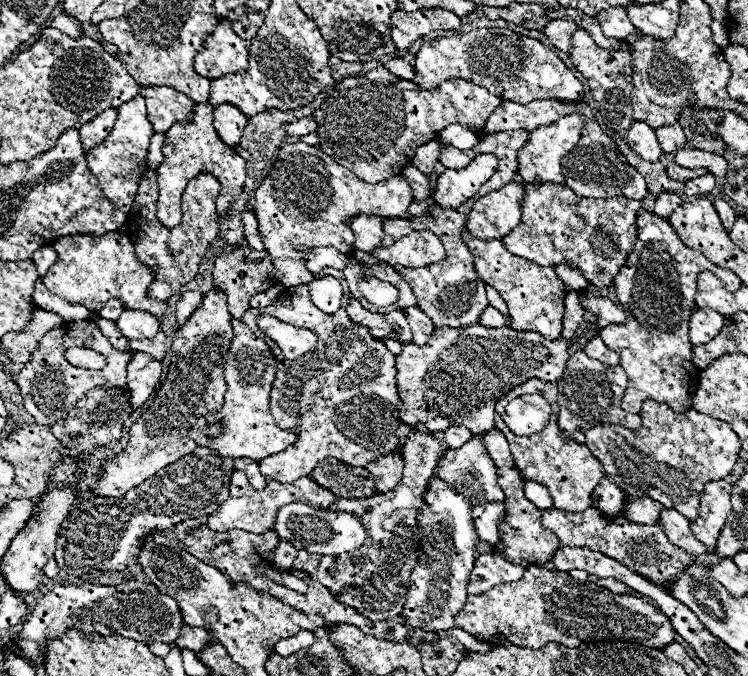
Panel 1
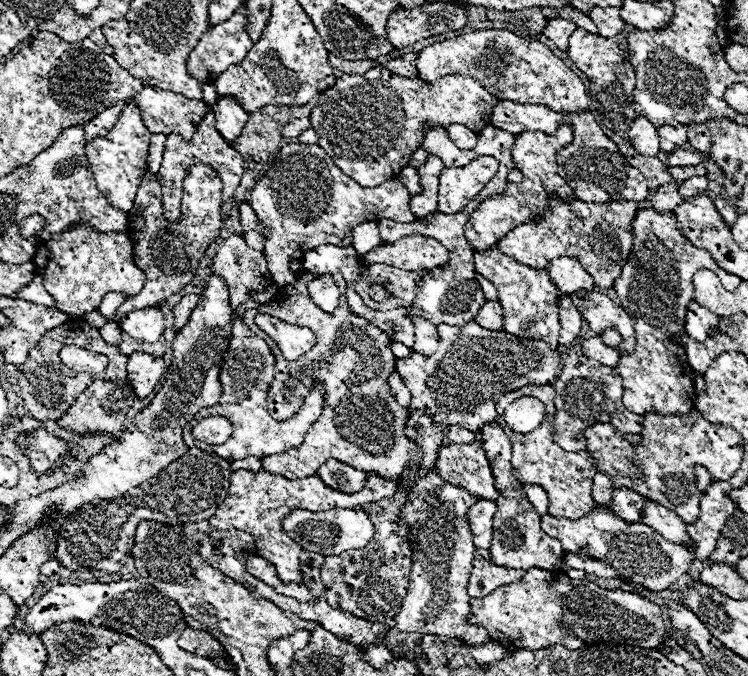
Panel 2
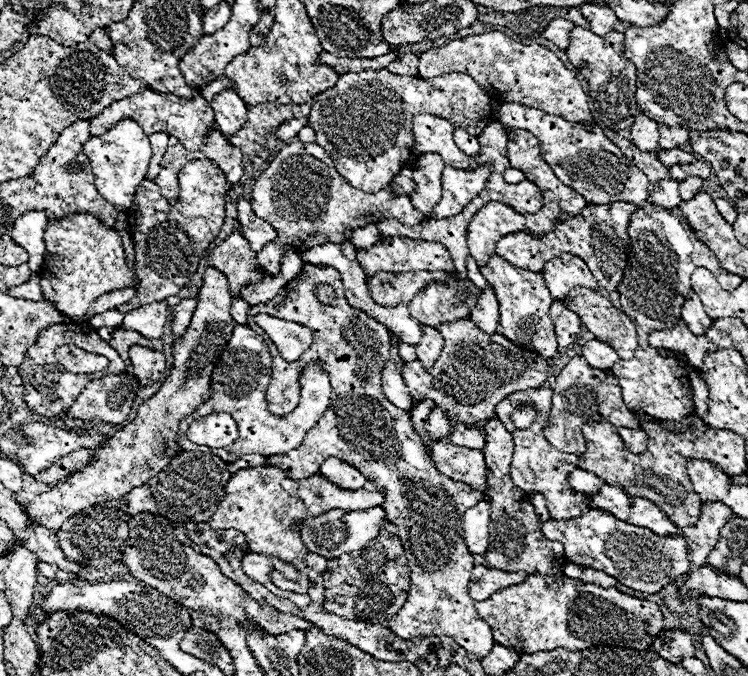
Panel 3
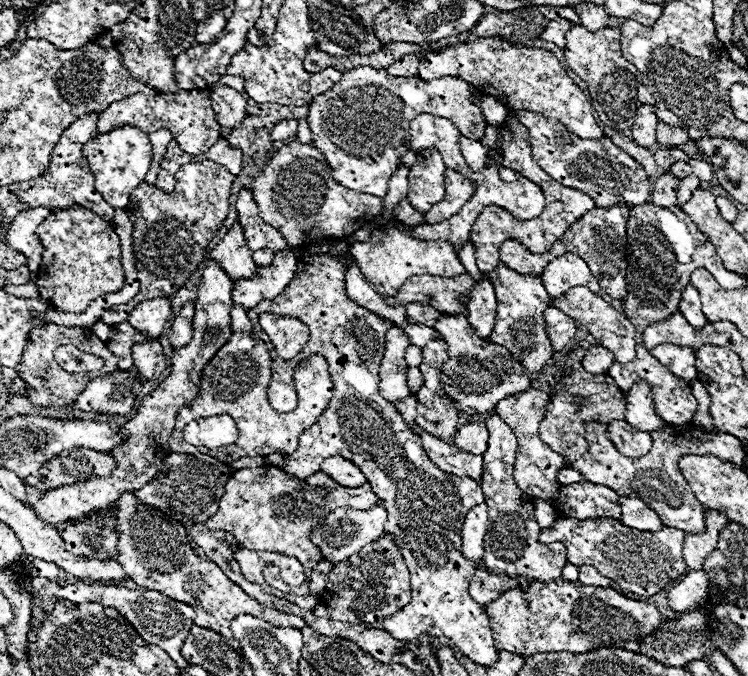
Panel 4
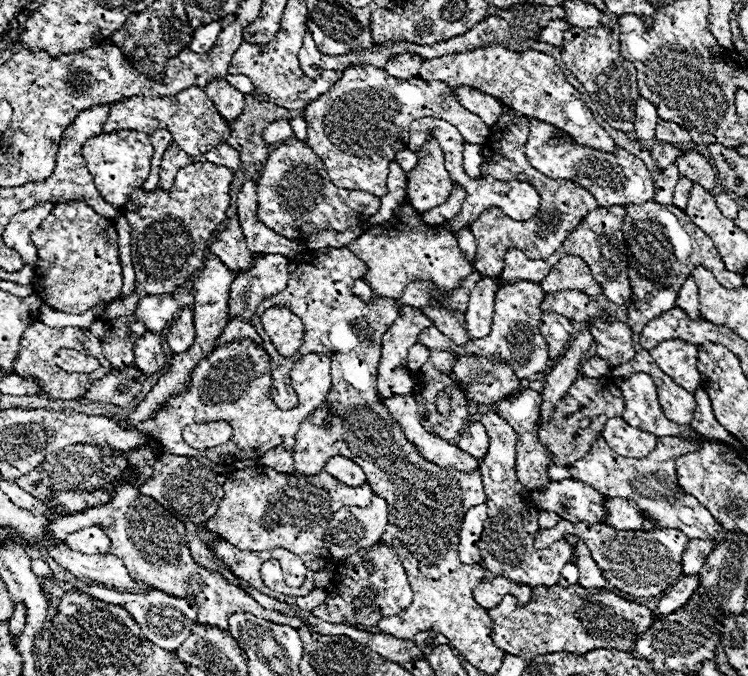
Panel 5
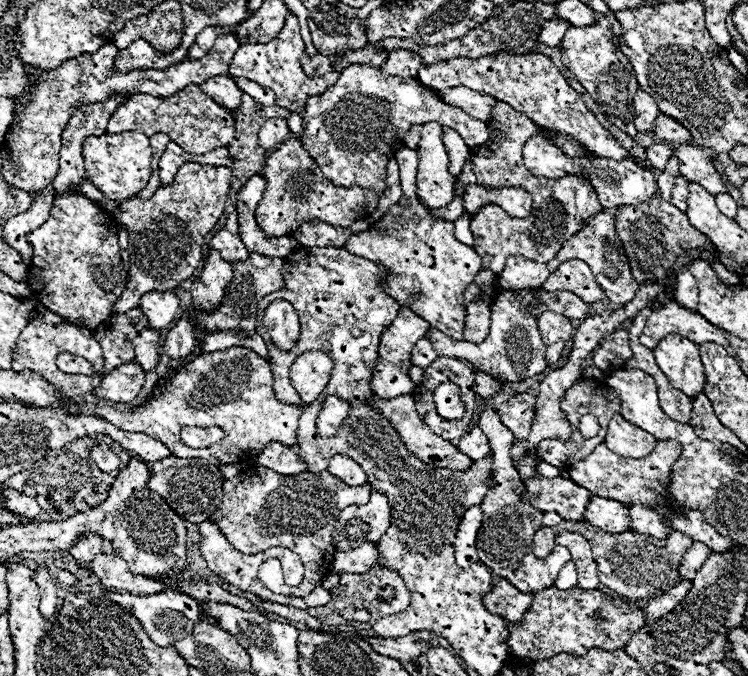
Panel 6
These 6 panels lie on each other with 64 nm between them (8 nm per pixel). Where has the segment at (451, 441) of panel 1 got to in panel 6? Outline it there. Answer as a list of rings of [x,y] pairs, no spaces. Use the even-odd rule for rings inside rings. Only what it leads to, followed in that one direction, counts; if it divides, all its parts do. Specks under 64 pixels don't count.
[[[476,424],[470,426],[470,430],[460,438],[458,450],[460,450],[462,454],[470,456],[474,461],[482,459],[491,453],[486,434],[484,434]]]

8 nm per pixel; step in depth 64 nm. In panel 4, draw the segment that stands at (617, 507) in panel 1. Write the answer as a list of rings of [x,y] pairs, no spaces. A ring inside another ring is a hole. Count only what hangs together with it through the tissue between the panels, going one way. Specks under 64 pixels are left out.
[[[564,468],[564,470],[560,470],[558,480],[560,480],[562,484],[578,484],[578,482],[586,482],[586,478],[574,468]]]

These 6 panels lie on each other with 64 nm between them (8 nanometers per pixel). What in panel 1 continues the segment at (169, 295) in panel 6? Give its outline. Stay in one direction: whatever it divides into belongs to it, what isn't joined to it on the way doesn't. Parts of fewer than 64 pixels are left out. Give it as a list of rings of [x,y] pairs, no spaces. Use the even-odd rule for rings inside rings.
[[[122,310],[116,320],[116,328],[124,338],[152,338],[160,332],[160,322],[156,316],[144,310]]]

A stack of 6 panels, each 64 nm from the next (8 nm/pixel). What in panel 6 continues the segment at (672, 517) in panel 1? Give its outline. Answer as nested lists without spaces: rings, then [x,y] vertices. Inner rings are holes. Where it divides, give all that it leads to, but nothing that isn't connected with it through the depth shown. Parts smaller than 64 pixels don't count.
[[[594,496],[594,500],[590,500],[588,510],[586,510],[586,522],[590,522],[596,528],[602,528],[606,532],[630,530],[628,508],[618,500],[600,498],[600,496]]]

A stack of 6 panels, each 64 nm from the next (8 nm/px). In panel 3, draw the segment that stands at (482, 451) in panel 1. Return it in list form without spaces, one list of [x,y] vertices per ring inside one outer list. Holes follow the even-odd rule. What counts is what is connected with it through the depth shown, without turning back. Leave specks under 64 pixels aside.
[[[434,442],[432,460],[438,472],[442,472],[442,476],[450,476],[452,480],[466,482],[470,484],[470,488],[476,488],[478,492],[482,490],[482,494],[488,494],[486,492],[488,468],[482,452],[474,452],[470,448],[462,448],[456,444]]]

